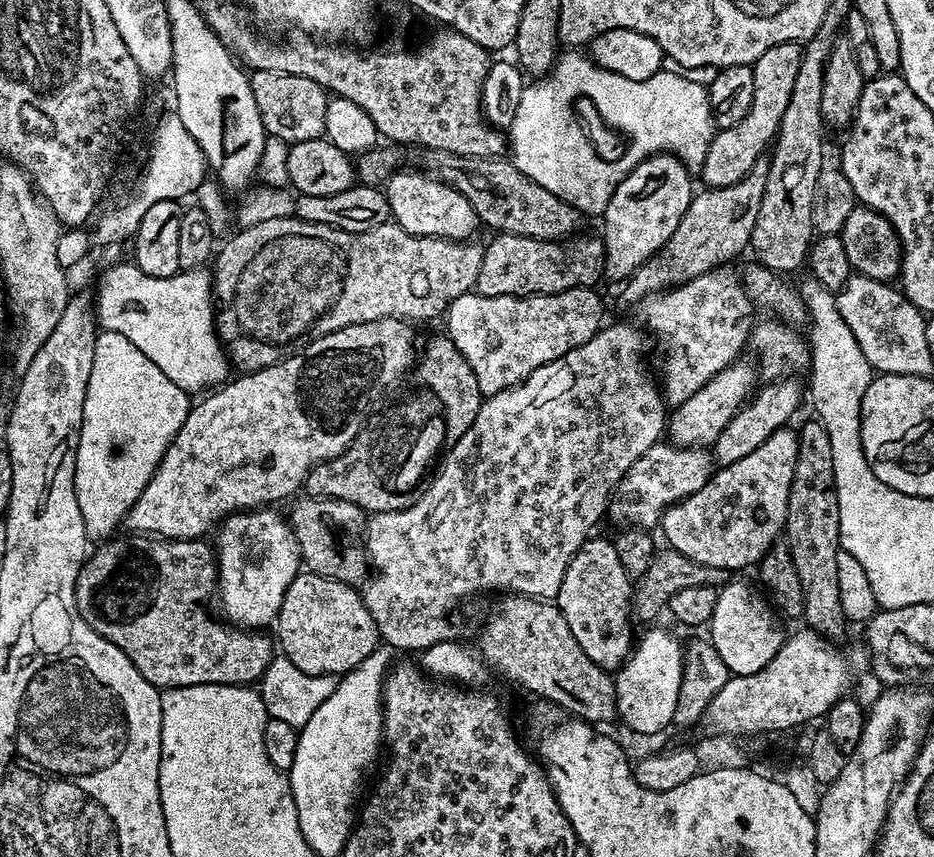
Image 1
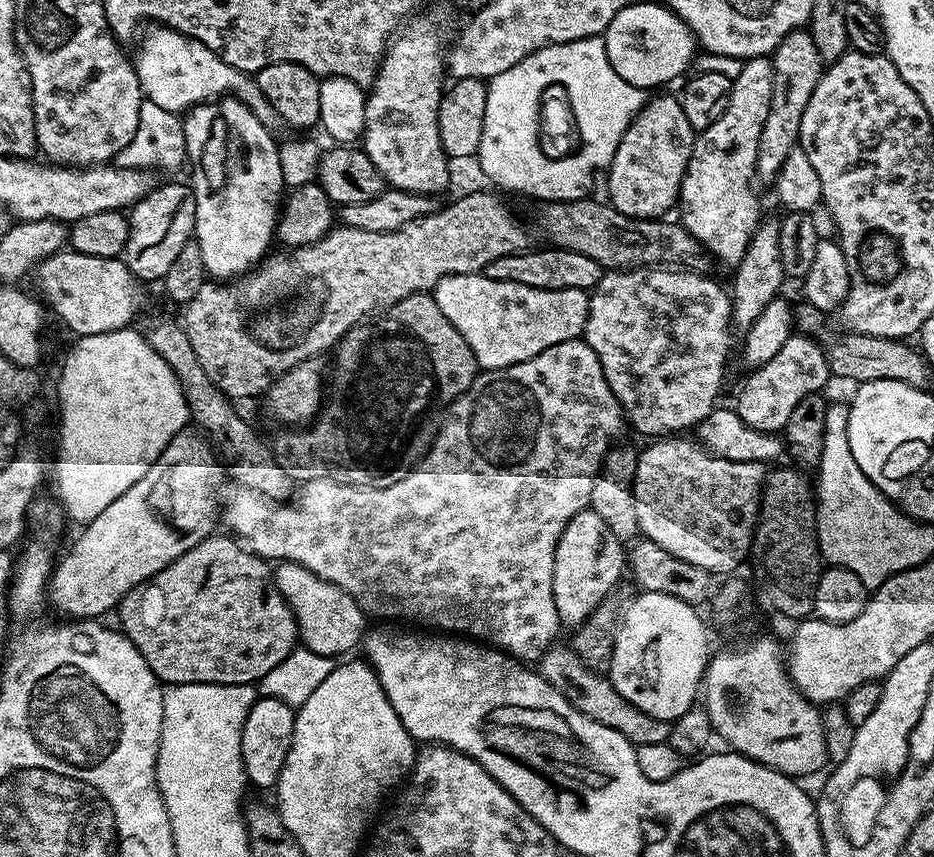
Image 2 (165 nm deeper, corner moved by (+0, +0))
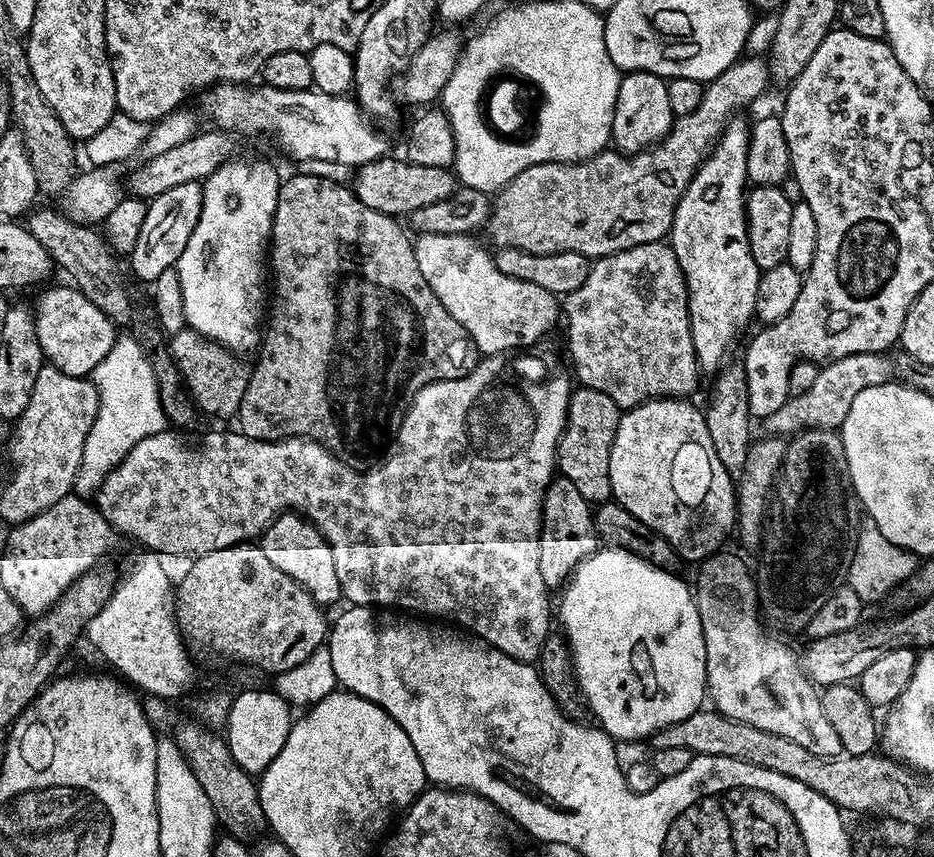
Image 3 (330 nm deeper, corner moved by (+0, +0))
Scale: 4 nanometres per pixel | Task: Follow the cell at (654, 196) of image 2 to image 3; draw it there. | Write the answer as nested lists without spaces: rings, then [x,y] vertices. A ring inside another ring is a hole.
[[[630,72],[621,75],[618,98],[614,102],[612,139],[615,151],[631,154],[660,143],[672,130],[674,115],[671,112],[668,80],[649,72]]]

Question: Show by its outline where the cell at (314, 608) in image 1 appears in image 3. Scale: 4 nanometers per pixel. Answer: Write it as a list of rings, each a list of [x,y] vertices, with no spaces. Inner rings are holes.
[[[295,510],[281,512],[269,524],[258,540],[258,547],[270,562],[282,574],[290,574],[306,594],[314,598],[314,602],[321,606],[329,606],[337,599],[341,599],[340,583],[338,582],[338,566],[334,566],[334,554],[325,542],[323,534],[316,529],[316,525],[306,516]]]

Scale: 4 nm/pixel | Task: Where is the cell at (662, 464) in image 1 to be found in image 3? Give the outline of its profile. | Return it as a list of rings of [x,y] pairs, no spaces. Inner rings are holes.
[[[879,352],[850,354],[846,358],[833,360],[831,364],[821,367],[818,378],[814,378],[814,382],[805,392],[789,395],[788,400],[782,402],[782,406],[778,406],[778,410],[774,410],[774,414],[763,417],[762,424],[765,428],[763,431],[770,436],[791,438],[798,432],[805,432],[808,428],[839,430],[844,425],[846,414],[850,414],[850,406],[853,404],[854,398],[858,398],[858,394],[862,394],[862,390],[870,390],[870,386],[882,386],[889,383],[893,376],[893,361],[887,355]]]

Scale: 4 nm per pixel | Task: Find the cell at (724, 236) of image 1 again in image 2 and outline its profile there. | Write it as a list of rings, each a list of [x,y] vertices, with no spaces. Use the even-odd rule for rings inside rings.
[[[807,30],[792,32],[771,53],[772,61],[772,93],[770,94],[770,114],[766,114],[766,126],[762,126],[760,149],[756,159],[756,174],[762,181],[775,181],[785,171],[788,155],[797,147],[802,126],[802,110],[806,110],[806,102],[810,102],[810,94],[814,94],[814,86],[818,86],[820,73],[824,71],[825,61],[820,59],[818,46],[814,46],[814,38]]]

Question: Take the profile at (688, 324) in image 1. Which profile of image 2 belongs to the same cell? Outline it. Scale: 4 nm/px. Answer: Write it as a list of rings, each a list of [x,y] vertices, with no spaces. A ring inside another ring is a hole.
[[[648,266],[605,271],[588,297],[588,317],[582,333],[584,343],[594,350],[594,354],[598,354],[606,382],[624,412],[625,421],[634,431],[641,432],[644,436],[652,436],[648,438],[667,438],[673,434],[683,433],[683,428],[695,429],[696,425],[704,421],[712,413],[713,408],[717,407],[716,395],[719,394],[720,383],[724,380],[724,363],[728,360],[728,328],[733,327],[733,303],[725,289],[724,293],[714,281],[707,280],[696,272],[675,272],[672,268],[675,267]]]

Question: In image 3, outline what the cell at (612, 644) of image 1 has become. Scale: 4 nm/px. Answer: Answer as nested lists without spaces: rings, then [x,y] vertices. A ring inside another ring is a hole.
[[[563,478],[553,479],[551,486],[544,491],[538,542],[538,570],[542,570],[544,587],[549,590],[559,589],[577,566],[597,548],[596,521],[590,502],[578,494],[574,482]]]

